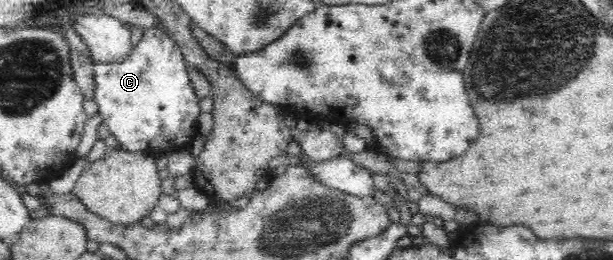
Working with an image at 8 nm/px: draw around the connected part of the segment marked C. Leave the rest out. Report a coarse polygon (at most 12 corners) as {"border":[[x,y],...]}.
{"border":[[147,28],[95,66],[117,148],[191,144],[201,118],[181,47]]}

